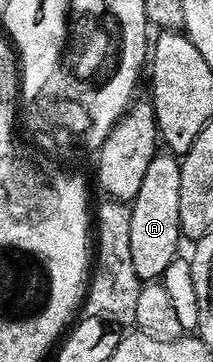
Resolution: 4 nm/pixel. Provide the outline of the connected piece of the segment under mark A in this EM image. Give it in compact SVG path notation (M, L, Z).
M157 151L146 167L142 187L130 202L130 259L134 259L134 271L138 271L141 282L152 283L163 278L166 267L178 256L176 249L182 242L178 207L182 191L182 175L177 154Z

